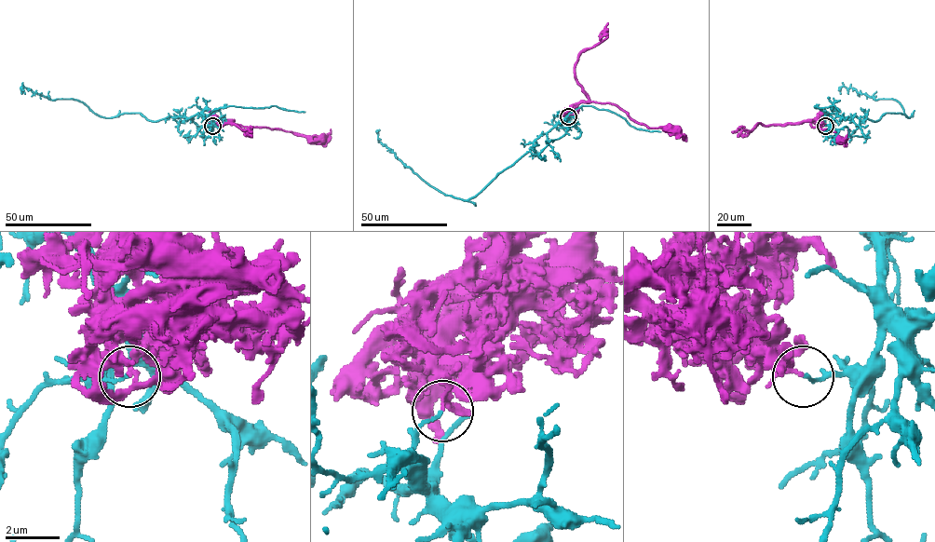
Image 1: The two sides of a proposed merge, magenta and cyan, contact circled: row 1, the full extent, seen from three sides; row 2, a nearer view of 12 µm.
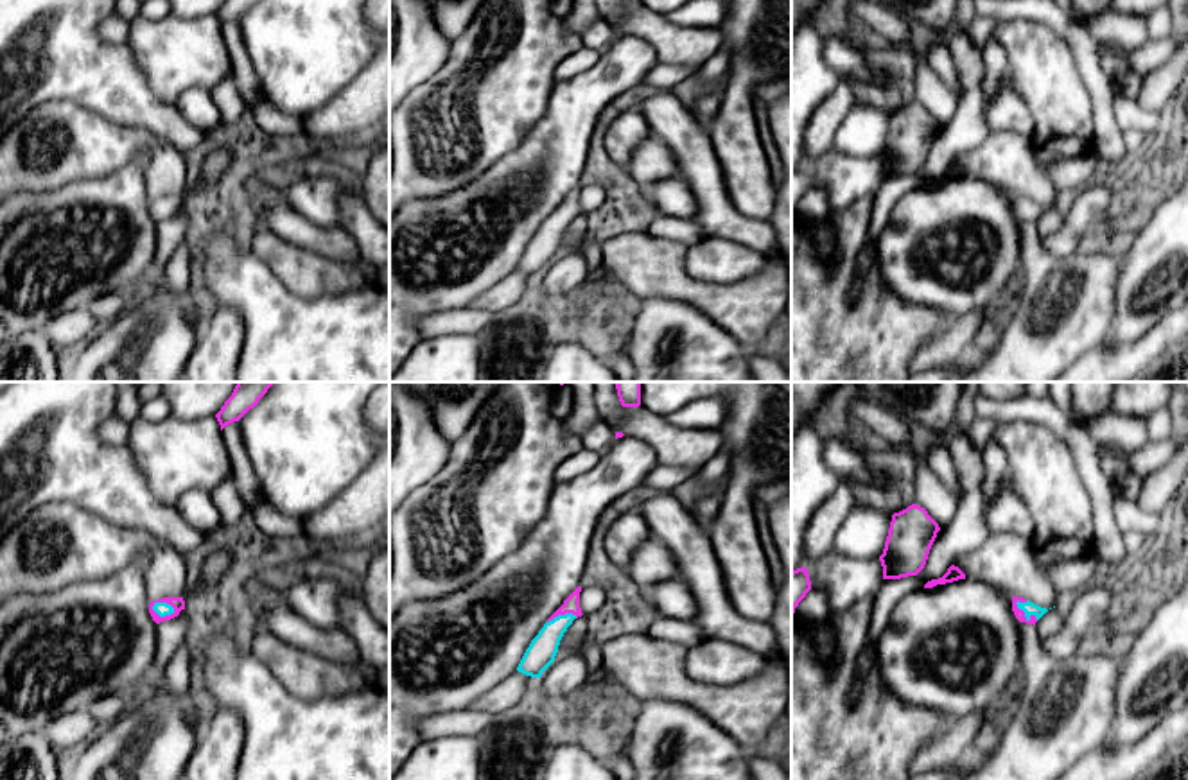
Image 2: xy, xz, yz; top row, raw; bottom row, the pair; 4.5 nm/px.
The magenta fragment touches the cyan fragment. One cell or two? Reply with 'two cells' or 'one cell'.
two cells

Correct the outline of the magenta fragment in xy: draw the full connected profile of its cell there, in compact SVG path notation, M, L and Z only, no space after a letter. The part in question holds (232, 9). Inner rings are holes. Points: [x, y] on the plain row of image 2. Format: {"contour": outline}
{"contour": "M224 0L221 9L215 13L221 29L230 22L239 20L257 2L258 0Z"}

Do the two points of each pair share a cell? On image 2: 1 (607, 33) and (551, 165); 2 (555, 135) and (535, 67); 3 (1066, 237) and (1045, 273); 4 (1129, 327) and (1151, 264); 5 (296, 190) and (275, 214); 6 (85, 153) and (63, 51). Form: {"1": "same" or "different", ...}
{"1": "different", "2": "different", "3": "different", "4": "same", "5": "different", "6": "different"}

